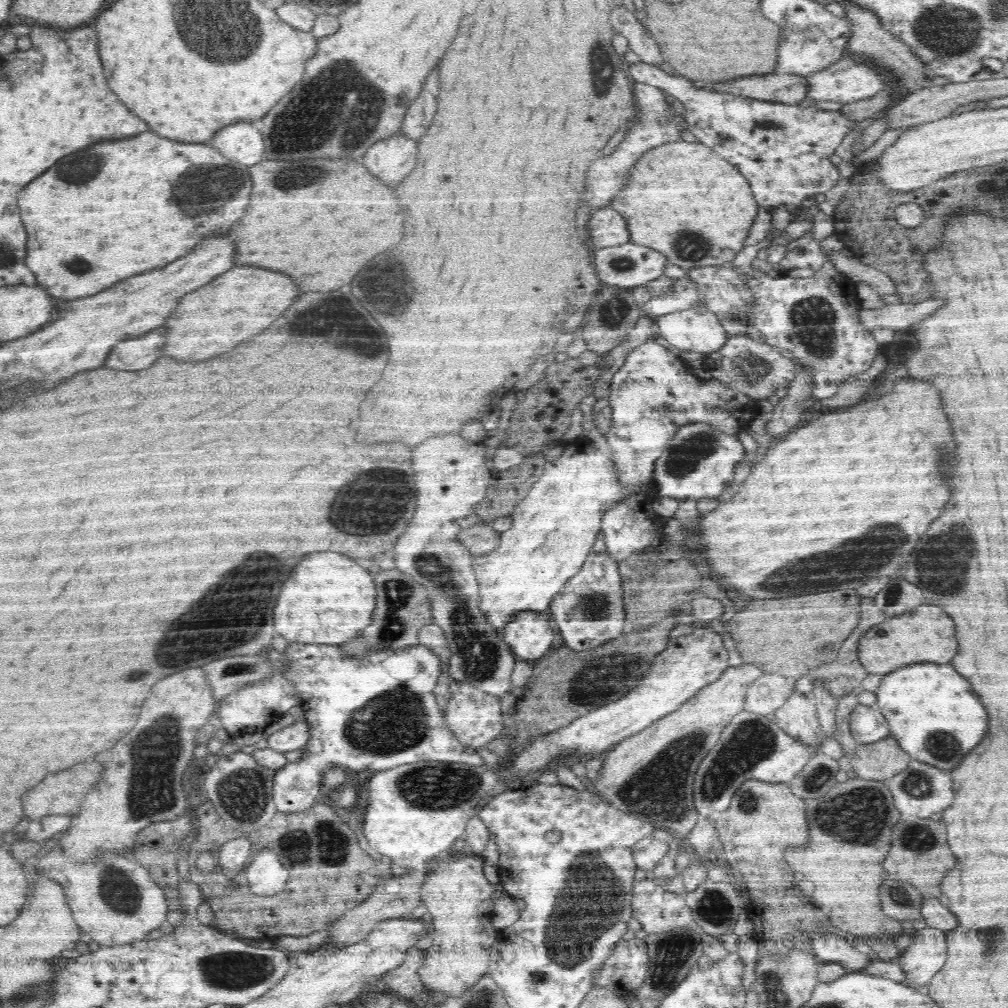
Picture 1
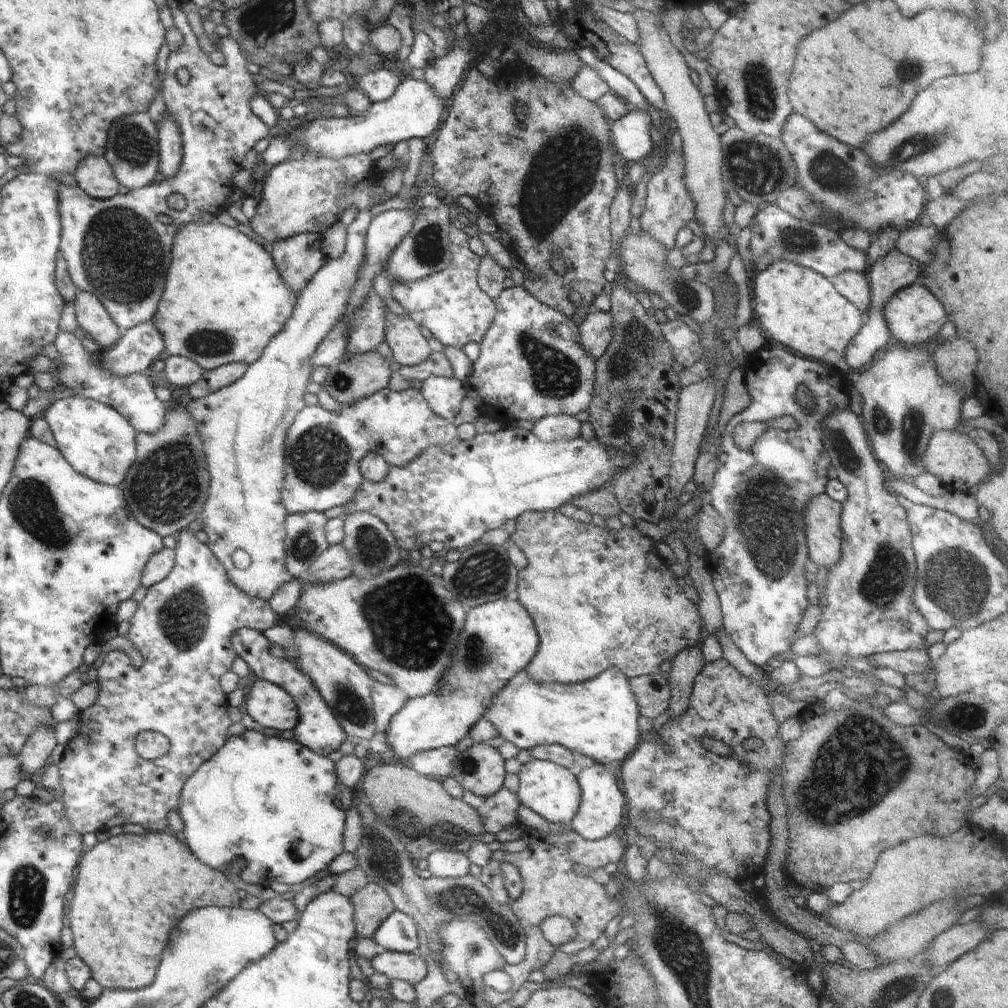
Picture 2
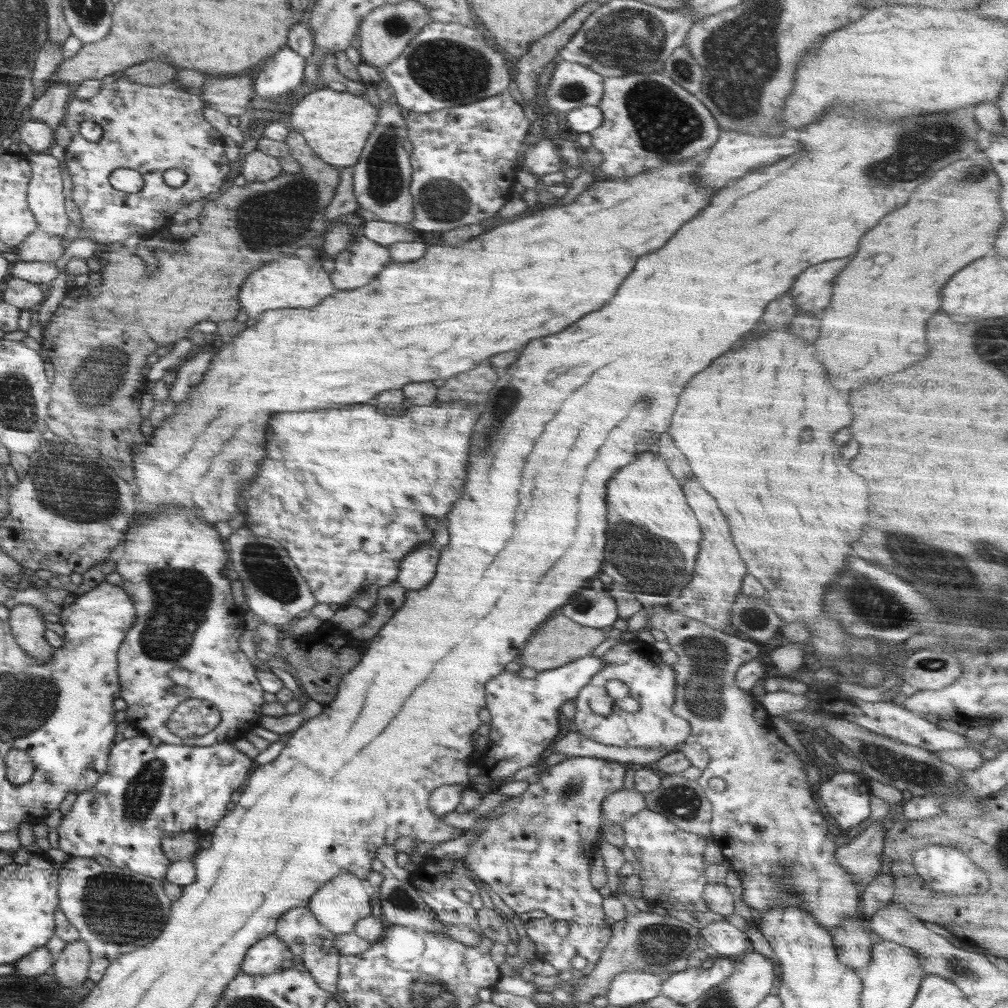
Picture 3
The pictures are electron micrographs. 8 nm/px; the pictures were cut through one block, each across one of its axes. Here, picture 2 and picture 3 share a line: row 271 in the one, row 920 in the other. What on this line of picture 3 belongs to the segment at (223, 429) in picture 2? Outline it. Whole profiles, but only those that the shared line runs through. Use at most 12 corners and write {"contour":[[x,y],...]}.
{"contour":[[345,872],[308,908],[337,936],[371,915],[370,888]]}

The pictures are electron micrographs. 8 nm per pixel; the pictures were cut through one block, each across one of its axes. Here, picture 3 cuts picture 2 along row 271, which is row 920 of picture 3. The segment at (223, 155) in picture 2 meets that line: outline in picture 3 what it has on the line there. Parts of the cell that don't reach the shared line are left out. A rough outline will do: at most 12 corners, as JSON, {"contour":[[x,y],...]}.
{"contour":[[93,858],[62,865],[59,907],[97,983],[150,945],[172,902],[164,879]]}

